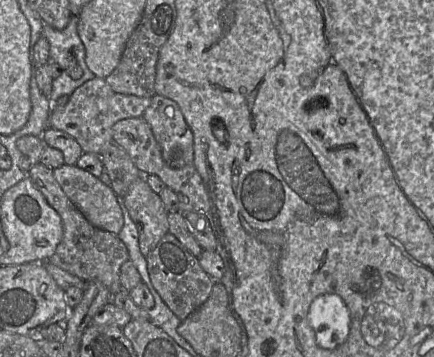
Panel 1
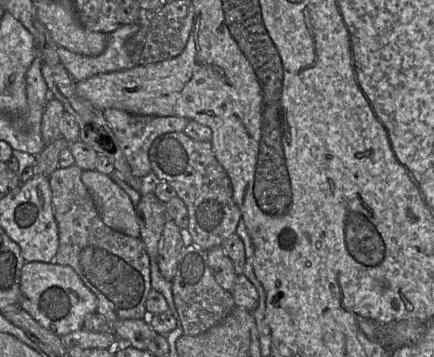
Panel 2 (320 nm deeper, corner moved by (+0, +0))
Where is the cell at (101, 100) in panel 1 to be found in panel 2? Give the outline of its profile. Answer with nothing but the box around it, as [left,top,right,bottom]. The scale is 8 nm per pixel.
[102,108,191,178]

